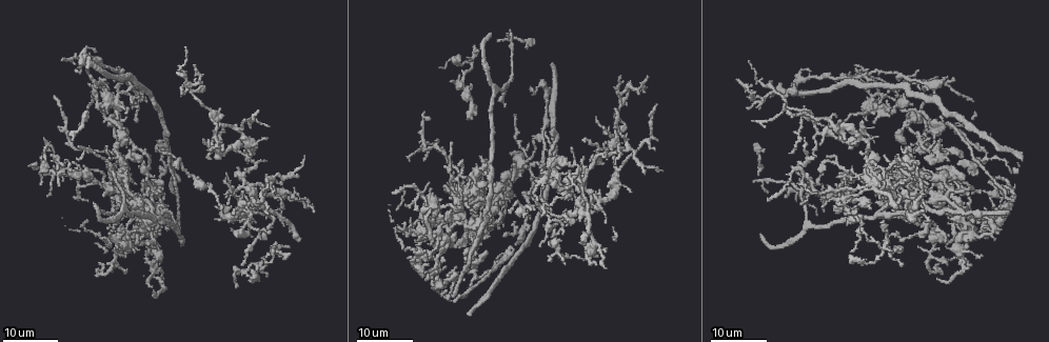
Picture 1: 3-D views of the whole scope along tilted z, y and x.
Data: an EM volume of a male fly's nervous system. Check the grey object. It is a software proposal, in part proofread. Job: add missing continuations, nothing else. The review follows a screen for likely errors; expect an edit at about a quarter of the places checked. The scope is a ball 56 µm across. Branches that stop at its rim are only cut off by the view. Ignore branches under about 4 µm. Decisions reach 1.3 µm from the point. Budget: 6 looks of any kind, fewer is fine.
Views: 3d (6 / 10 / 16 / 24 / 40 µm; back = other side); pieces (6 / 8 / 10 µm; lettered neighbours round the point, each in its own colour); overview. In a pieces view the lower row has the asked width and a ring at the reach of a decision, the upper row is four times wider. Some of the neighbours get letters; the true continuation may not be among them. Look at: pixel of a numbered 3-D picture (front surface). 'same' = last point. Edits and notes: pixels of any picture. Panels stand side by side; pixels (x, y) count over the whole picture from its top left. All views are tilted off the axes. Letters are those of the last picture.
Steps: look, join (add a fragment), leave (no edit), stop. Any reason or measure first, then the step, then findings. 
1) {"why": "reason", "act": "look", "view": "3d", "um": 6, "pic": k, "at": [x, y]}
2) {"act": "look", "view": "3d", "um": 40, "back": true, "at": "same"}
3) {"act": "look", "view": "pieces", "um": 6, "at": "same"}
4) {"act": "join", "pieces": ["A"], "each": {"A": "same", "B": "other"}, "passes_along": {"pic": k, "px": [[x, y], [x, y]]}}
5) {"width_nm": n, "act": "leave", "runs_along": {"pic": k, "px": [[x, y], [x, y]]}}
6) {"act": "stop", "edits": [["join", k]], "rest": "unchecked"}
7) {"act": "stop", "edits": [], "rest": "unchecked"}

{"why": "free end", "act": "look", "view": "3d", "um": 24, "pic": 1, "at": [509, 247]}

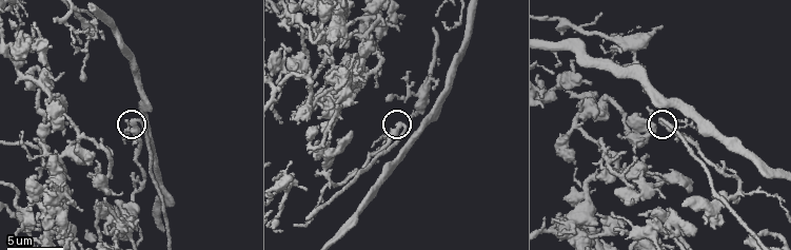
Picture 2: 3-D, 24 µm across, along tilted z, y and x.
{"act": "look", "view": "pieces", "um": 8, "pic": 2, "at": [398, 122]}

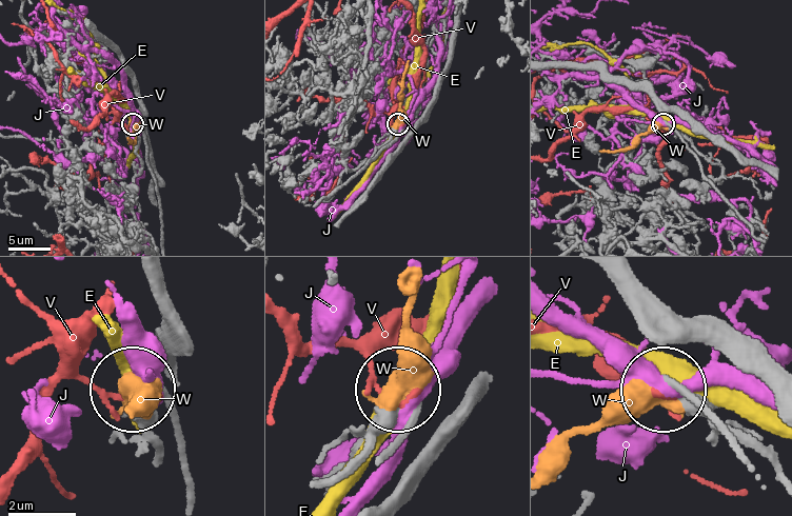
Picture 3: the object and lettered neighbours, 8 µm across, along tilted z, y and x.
{"act": "leave", "each": {"E": "other", "J": "other", "V": "other", "W": "other"}, "runs_along": {"pic": 3, "px": [[339, 469], [364, 445], [394, 389]]}, "found": "none of them fits"}

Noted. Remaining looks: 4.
{"why": "free end", "act": "look", "view": "3d", "um": 6, "pic": 2, "at": [589, 83]}

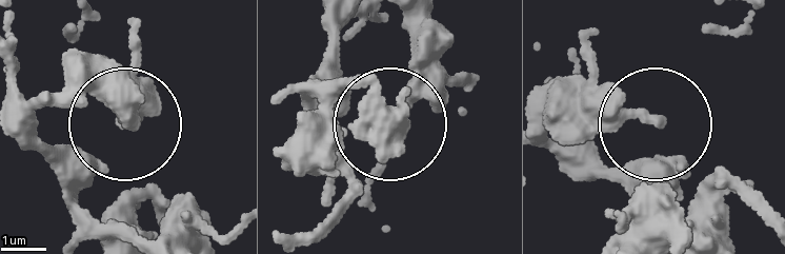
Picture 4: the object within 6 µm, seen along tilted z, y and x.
{"act": "look", "view": "pieces", "um": 10, "pic": 4, "at": [654, 118]}

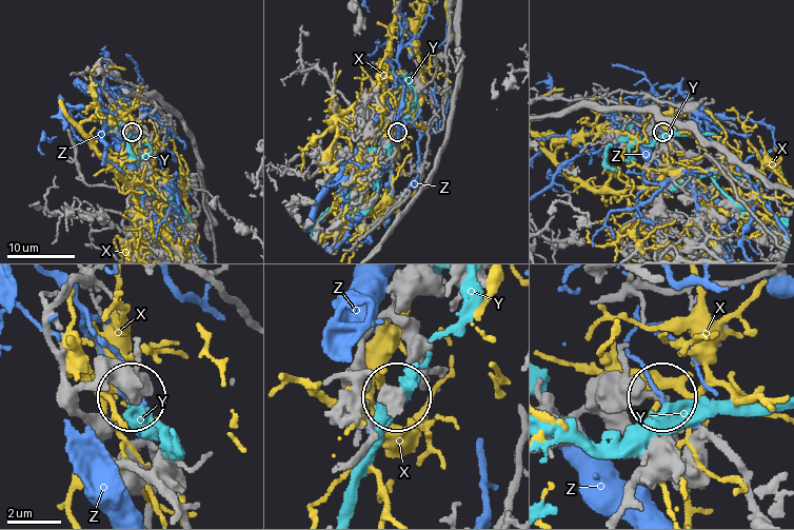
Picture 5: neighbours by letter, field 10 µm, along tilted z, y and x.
{"width_nm": 220, "act": "leave", "each": {"X": "other", "Y": "other", "Z": "other"}, "found": "none of them fits"}

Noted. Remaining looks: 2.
{"why": "branch stops here", "act": "look", "view": "3d", "um": 24, "pic": 1, "at": [210, 158]}

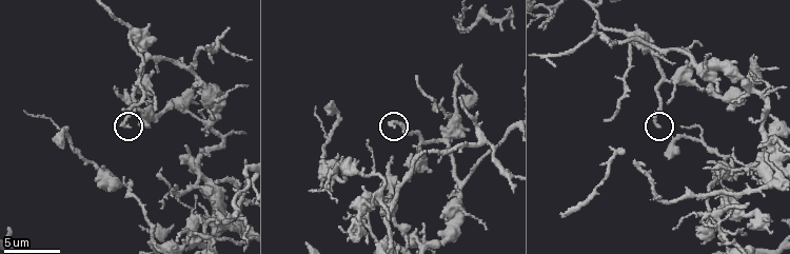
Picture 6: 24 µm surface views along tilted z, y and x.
{"why": "what lies round it", "act": "look", "view": "pieces", "um": 6, "pic": 6, "at": [129, 125]}

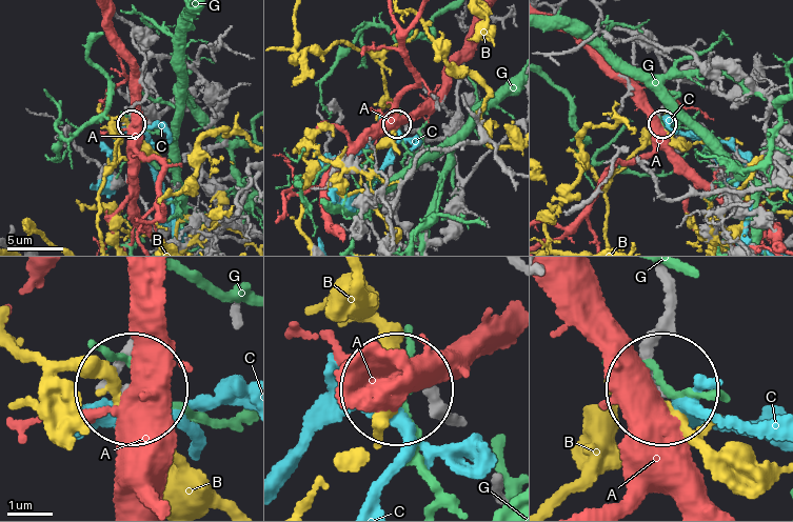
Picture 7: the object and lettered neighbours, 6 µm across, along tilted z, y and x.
{"act": "leave", "each": {"A": "other", "B": "other", "C": "other", "G": "other"}, "runs_along": {"pic": 7, "px": [[660, 282], [656, 384]]}, "found": "none of them fits"}

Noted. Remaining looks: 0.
{"act": "stop", "edits": [], "rest": "unchecked"}

